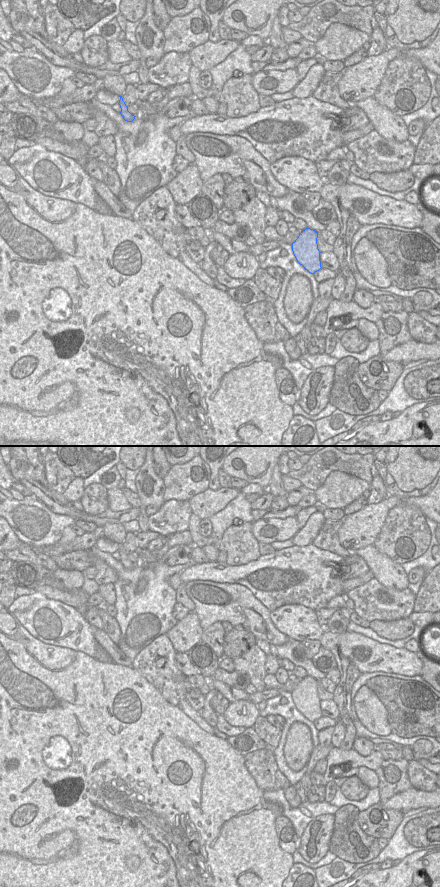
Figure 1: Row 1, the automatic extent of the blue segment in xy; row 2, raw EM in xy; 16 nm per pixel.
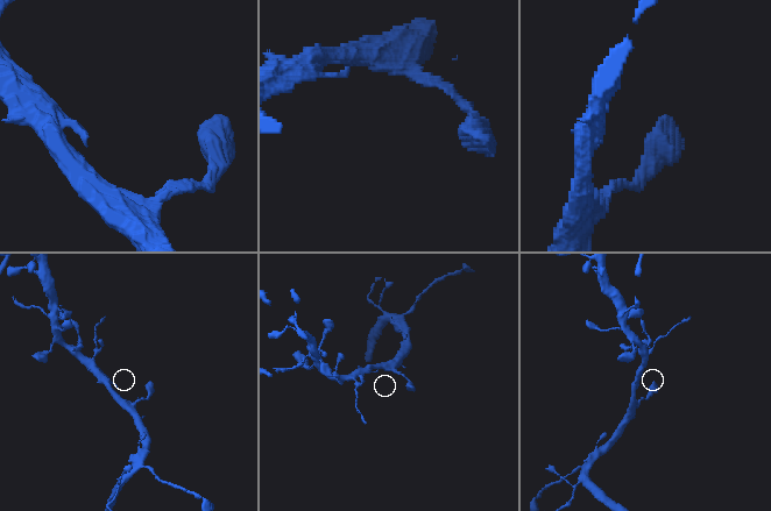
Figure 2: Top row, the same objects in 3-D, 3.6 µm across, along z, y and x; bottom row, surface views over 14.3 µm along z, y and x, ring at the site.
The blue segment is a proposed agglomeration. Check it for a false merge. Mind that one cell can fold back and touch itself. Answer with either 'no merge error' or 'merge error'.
merge error

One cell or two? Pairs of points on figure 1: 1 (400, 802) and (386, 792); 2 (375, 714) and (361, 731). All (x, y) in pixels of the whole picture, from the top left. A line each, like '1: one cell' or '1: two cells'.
1: two cells
2: two cells

